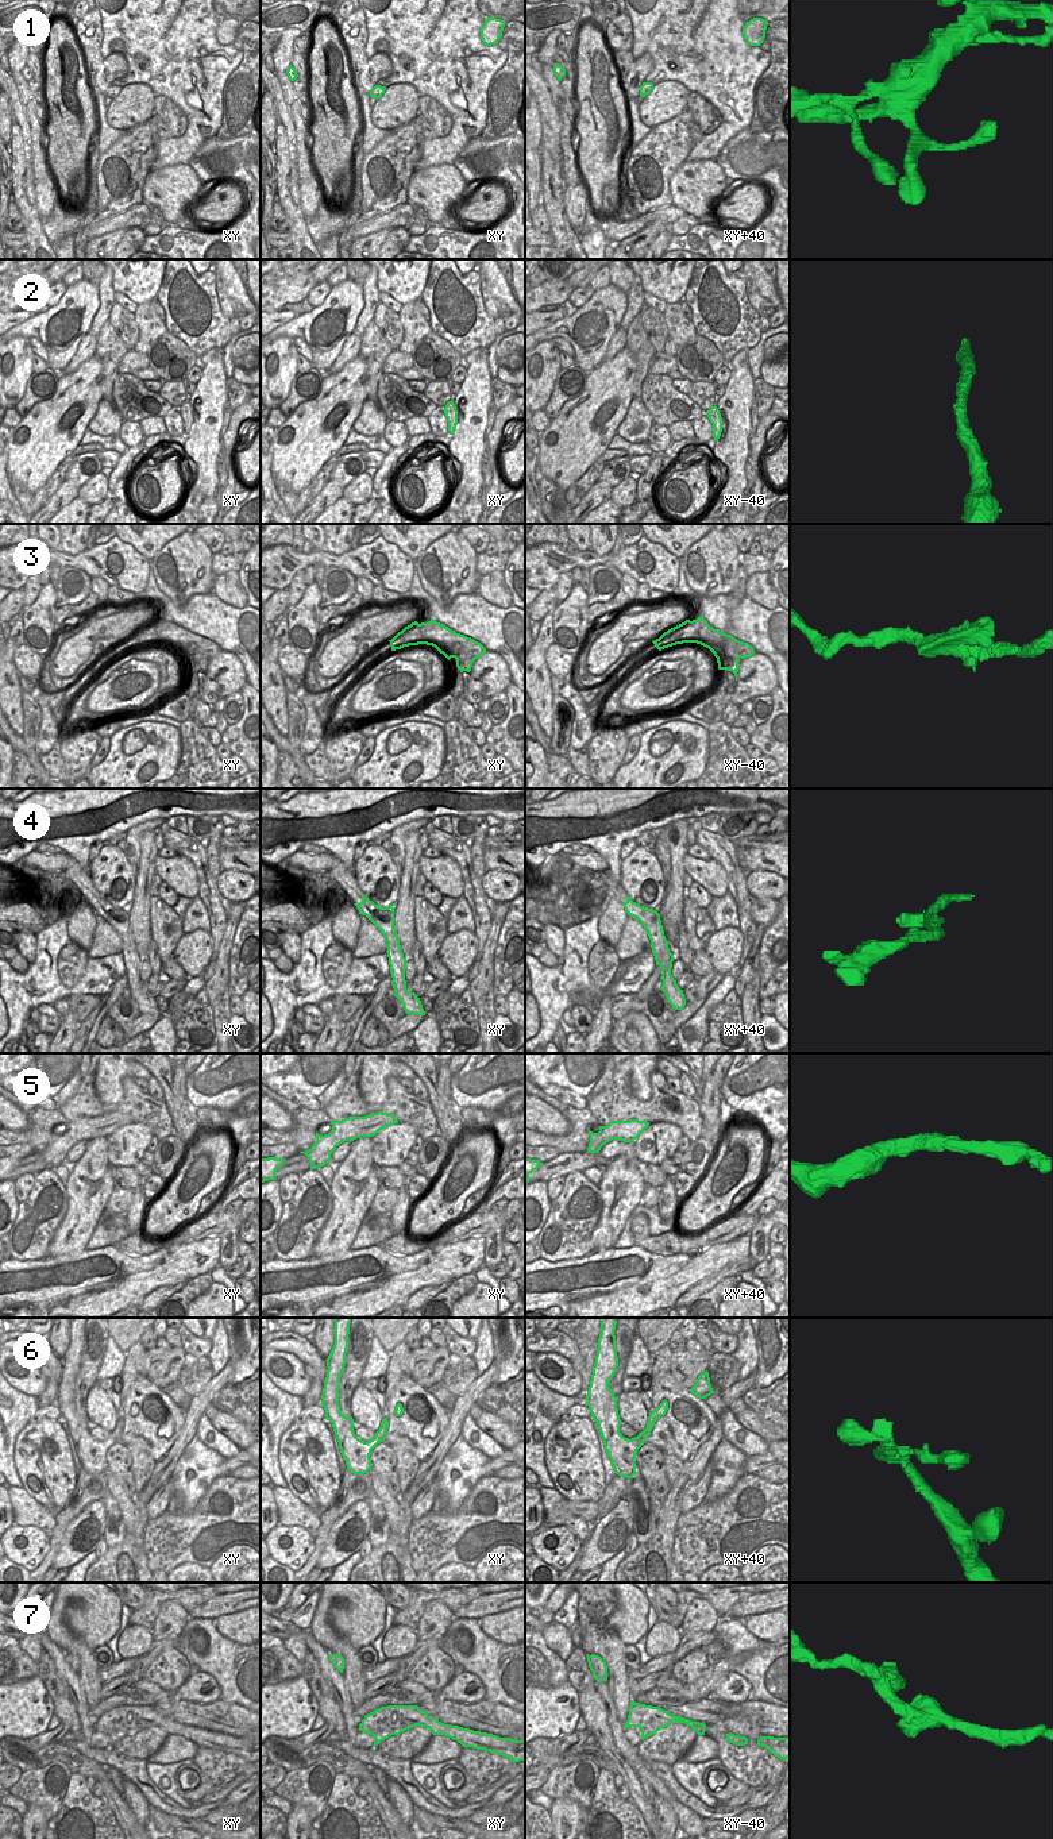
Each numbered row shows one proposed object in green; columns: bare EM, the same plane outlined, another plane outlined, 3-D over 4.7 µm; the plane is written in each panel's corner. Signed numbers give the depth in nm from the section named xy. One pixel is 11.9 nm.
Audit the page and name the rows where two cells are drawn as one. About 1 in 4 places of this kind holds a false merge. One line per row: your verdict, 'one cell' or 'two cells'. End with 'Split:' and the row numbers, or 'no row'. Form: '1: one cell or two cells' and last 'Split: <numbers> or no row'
1: one cell
2: one cell
3: two cells
4: two cells
5: one cell
6: one cell
7: one cell
Split: 3, 4

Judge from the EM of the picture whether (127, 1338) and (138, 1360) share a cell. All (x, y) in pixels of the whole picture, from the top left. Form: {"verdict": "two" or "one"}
{"verdict": "two"}

